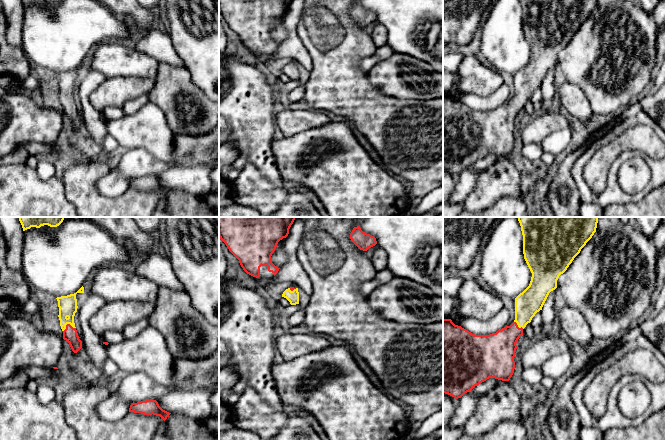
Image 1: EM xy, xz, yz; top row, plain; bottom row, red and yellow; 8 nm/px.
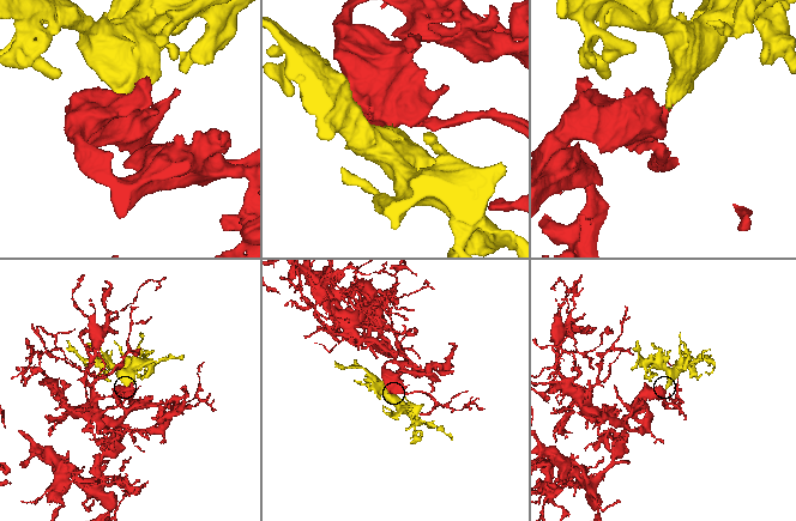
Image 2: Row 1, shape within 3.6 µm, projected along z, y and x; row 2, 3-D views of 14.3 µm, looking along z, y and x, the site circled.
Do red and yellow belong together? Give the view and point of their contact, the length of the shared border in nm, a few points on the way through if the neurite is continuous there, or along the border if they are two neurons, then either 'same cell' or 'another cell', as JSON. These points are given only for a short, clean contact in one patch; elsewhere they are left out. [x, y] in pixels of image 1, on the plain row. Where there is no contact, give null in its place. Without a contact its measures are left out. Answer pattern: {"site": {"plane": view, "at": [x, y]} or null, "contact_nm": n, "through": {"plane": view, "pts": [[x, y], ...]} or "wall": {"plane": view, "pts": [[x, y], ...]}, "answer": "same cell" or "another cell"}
{"site": {"plane": "xy", "at": [67, 100]}, "contact_nm": 110, "through": {"plane": "xy", "pts": [[70, 110], [67, 100], [67, 81]]}, "answer": "same cell"}

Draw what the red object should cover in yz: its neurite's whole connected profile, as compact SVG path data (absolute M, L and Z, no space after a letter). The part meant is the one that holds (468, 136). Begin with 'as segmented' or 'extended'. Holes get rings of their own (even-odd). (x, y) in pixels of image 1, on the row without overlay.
extended; M520 0L523 11L524 35L532 49L529 62L515 74L515 96L496 109L475 111L461 102L455 101L451 95L443 95L443 169L455 175L461 174L475 162L489 154L509 157L515 145L515 128L517 117L523 111L523 105L542 83L549 69L557 64L557 56L563 50L581 25L596 8L597 0Z

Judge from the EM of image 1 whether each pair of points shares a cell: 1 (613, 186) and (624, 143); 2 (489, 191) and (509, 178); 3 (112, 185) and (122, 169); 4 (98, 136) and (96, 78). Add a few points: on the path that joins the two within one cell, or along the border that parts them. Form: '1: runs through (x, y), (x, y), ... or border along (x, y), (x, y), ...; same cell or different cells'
1: border along (645, 155), (633, 151), (623, 151), (608, 170); different cells
2: runs through (494, 186), (504, 178); same cell
3: runs through (116, 181), (122, 173); same cell
4: runs through (94, 122), (85, 104), (85, 92); same cell

